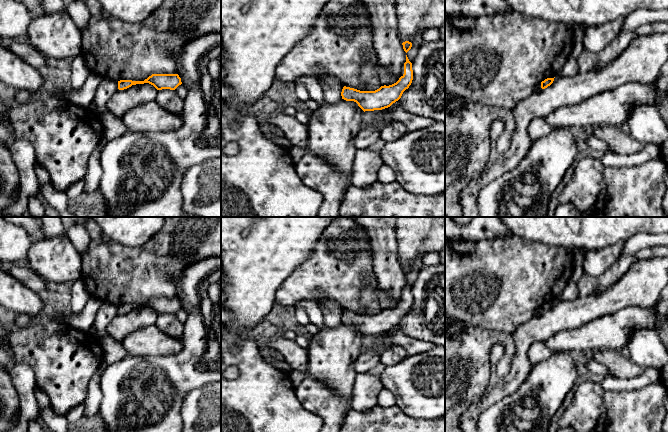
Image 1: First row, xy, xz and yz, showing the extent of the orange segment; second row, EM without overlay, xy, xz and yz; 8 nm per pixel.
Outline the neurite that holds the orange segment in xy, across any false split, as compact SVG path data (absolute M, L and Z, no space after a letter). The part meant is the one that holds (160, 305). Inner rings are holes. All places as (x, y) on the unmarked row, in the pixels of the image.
M152 298L144 305L120 304L118 305L118 313L124 314L132 309L149 307L157 314L170 313L175 314L182 308L178 298Z

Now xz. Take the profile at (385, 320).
M406 279L404 287L404 298L399 304L389 310L381 310L375 315L360 315L354 312L344 310L341 316L342 323L354 325L365 335L382 334L390 331L398 325L403 316L409 312L413 304L412 287Z

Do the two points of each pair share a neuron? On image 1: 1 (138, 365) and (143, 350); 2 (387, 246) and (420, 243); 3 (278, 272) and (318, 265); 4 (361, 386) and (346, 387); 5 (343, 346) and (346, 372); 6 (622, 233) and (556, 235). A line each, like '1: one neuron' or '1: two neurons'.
1: two neurons
2: two neurons
3: two neurons
4: two neurons
5: one neuron
6: one neuron

